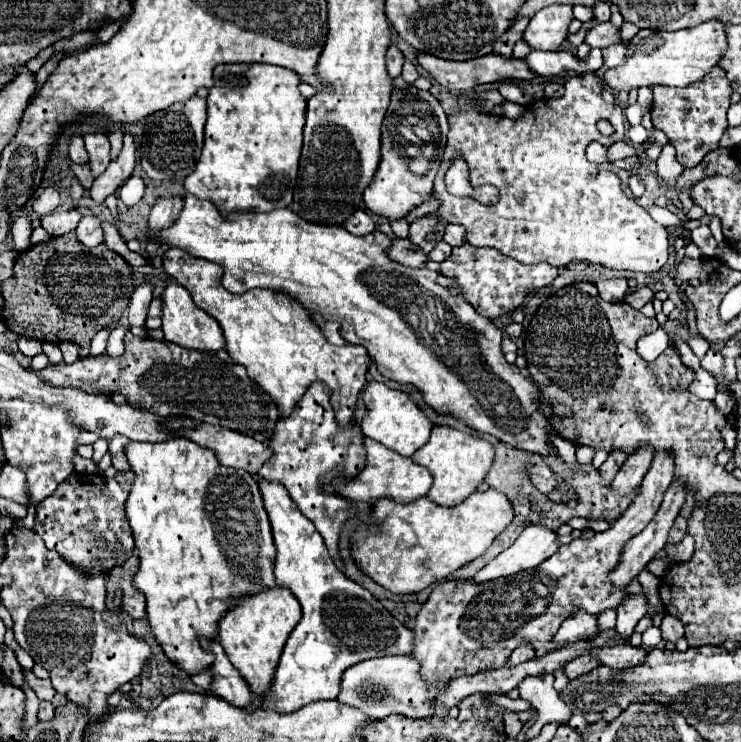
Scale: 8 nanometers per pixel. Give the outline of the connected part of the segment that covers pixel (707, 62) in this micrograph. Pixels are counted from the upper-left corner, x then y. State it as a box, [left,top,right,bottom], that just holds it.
[603,21,725,91]

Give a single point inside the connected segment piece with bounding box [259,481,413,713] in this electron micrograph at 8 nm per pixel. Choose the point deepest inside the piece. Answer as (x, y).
(342, 624)

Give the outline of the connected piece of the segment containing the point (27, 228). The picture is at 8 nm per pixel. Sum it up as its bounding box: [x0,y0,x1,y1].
[13,217,31,251]

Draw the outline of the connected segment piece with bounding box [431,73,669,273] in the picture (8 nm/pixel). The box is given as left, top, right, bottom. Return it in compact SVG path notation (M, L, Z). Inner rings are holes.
M579 73L565 83L565 95L559 99L539 99L525 107L525 113L519 119L507 119L503 115L485 113L479 105L467 103L459 105L457 111L449 115L449 137L443 161L439 165L431 197L439 201L435 217L443 223L459 223L465 227L465 241L475 247L495 247L503 255L509 255L521 263L539 263L545 261L555 267L565 267L571 261L589 261L599 263L609 269L623 271L641 271L653 273L661 269L667 261L669 235L667 229L651 219L651 215L621 187L621 181L615 171L599 169L595 163L589 163L585 157L585 147L589 141L599 141L611 145L613 141L623 139L623 111L617 103L605 103L601 99L603 83L595 73ZM607 119L613 127L613 135L601 135L597 121ZM455 153L461 153L469 165L471 187L493 185L499 189L499 201L493 205L483 205L471 197L449 195L443 183L445 169Z

